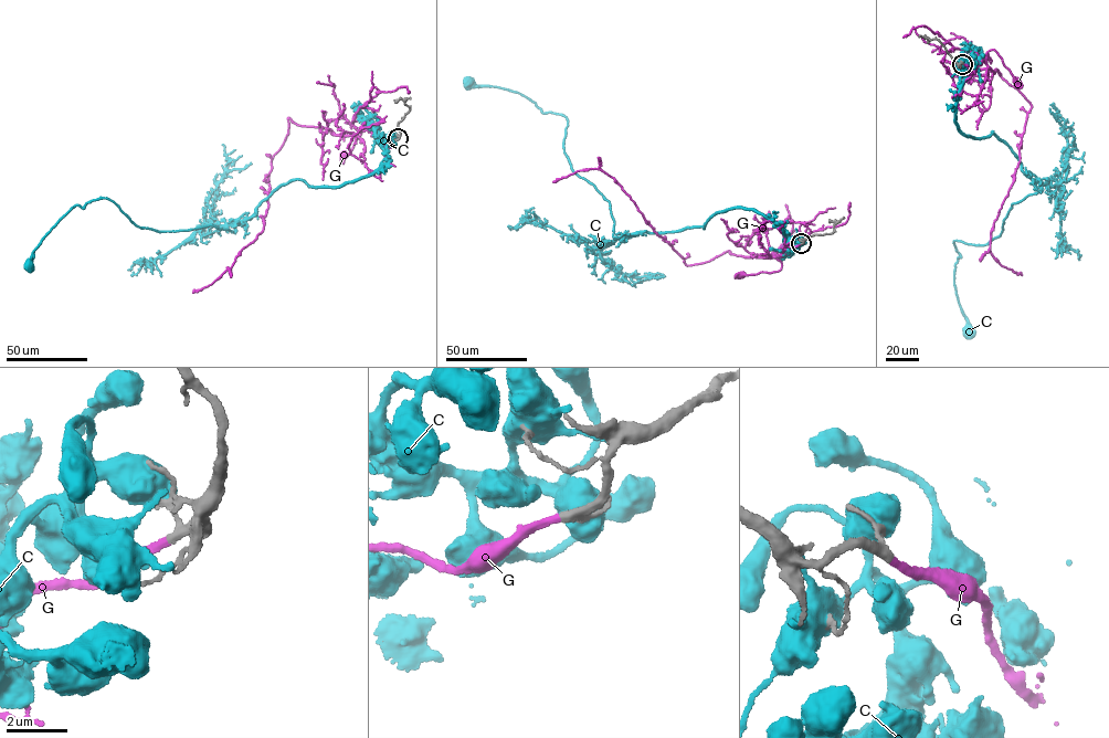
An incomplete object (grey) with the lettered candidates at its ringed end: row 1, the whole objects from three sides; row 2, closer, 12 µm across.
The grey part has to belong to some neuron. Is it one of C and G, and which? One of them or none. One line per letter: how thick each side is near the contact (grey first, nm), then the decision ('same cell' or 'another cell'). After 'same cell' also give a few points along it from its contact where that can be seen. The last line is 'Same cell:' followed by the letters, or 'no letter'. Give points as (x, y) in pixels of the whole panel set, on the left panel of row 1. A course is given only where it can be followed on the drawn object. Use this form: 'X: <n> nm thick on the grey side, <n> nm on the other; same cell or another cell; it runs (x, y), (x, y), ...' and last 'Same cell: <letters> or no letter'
C: 160 nm thick on the grey side, 750 nm on the other; another cell
G: 240 nm thick on the grey side, 260 nm on the other; same cell; it runs (398, 138), (383, 146), (365, 126), (361, 127), (365, 122), (351, 149), (344, 154)
Same cell: G

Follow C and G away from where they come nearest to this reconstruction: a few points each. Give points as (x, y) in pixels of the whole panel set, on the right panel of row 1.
C: (962, 62), (959, 129), (980, 139), (992, 132), (1043, 189), (1012, 204), (986, 244), (954, 241), (968, 335)
G: (962, 63), (972, 73), (982, 56), (985, 59), (988, 52), (993, 50), (1015, 80)

